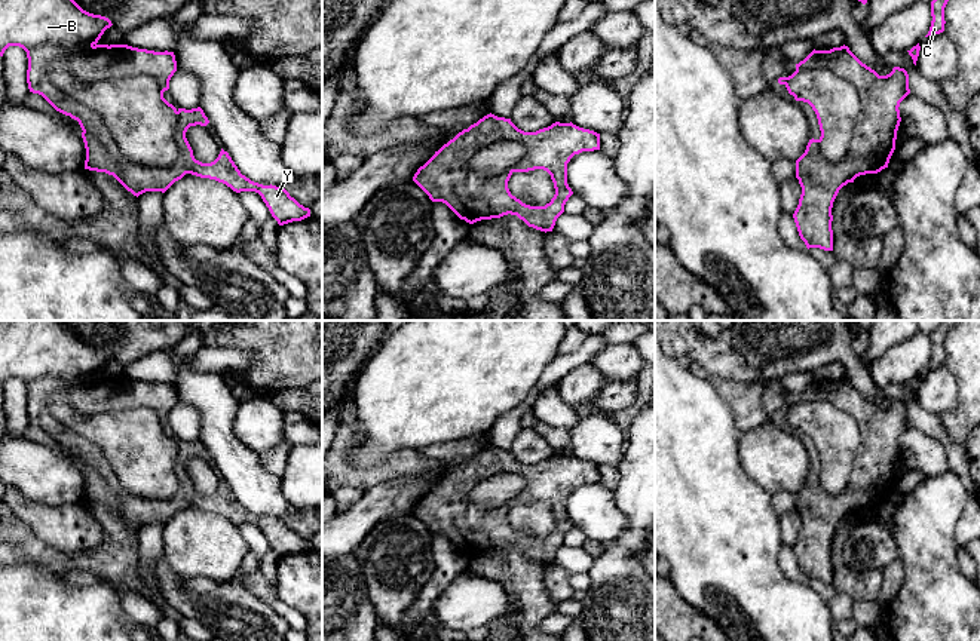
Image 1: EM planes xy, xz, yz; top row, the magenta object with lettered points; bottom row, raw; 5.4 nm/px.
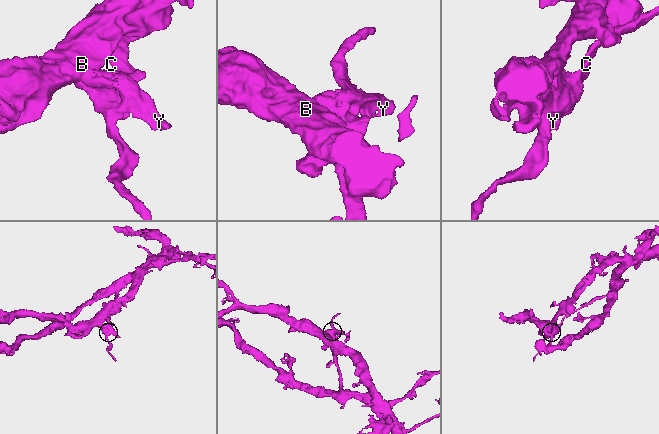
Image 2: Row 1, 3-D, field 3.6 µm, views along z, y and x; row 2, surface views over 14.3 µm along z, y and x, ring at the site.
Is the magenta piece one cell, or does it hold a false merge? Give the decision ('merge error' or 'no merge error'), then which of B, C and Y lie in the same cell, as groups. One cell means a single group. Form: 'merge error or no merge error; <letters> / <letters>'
merge error; B / C Y

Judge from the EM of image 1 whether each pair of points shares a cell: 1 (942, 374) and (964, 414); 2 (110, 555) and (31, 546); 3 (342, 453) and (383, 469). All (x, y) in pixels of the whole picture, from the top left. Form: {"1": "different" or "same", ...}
{"1": "different", "2": "same", "3": "same"}

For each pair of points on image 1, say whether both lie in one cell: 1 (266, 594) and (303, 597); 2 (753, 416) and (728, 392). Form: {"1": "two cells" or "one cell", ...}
{"1": "two cells", "2": "one cell"}

